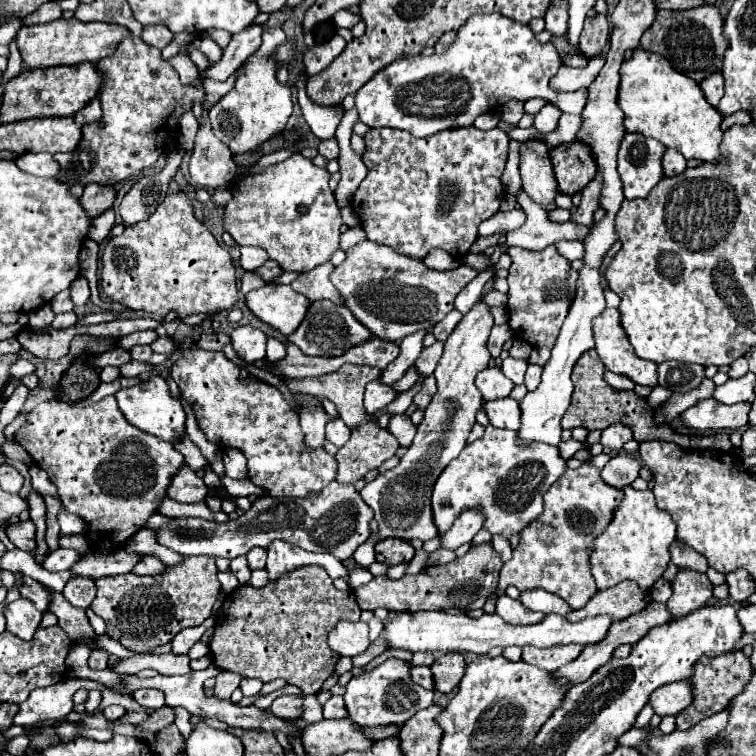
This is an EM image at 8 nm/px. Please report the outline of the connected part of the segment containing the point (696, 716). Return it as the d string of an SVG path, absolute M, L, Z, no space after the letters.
M730 651L724 653L720 657L708 657L708 659L700 659L694 665L694 673L688 679L692 685L692 703L690 707L686 707L678 717L676 717L676 725L680 731L686 731L690 727L694 727L696 723L700 723L700 719L706 719L714 713L720 713L726 709L728 701L732 697L736 697L738 693L744 691L746 683L752 679L752 663L750 659L742 653L742 651Z

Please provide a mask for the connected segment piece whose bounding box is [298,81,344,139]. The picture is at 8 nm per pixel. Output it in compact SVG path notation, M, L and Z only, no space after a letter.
M300 81L298 83L298 103L302 107L302 115L306 119L306 123L310 125L312 133L318 137L318 139L328 139L330 135L334 135L336 127L340 125L340 119L344 115L344 107L320 107L320 105L314 105L306 91L304 91L304 85L306 81Z

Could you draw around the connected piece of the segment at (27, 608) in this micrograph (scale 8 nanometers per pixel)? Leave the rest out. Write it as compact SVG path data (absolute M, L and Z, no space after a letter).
M24 597L12 601L4 609L4 615L6 615L6 631L14 633L16 637L24 641L34 637L36 629L40 627L40 619L42 619L42 613L36 611L34 603Z

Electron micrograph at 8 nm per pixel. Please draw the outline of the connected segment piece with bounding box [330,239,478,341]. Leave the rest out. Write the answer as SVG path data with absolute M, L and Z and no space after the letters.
M364 239L346 251L346 261L340 267L336 267L330 277L332 277L332 283L336 283L342 297L346 299L346 307L354 313L354 317L362 325L366 325L380 339L400 341L402 337L406 337L414 331L432 329L438 321L442 321L446 317L446 313L450 313L454 309L454 297L476 275L478 275L478 271L464 263L452 271L432 271L420 259L400 255L386 245Z

